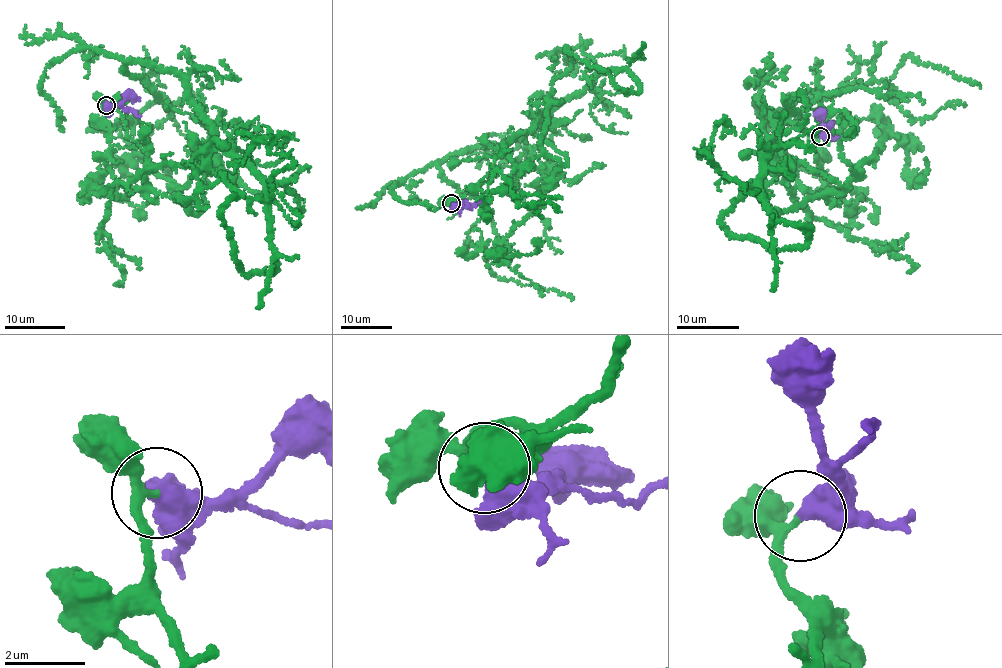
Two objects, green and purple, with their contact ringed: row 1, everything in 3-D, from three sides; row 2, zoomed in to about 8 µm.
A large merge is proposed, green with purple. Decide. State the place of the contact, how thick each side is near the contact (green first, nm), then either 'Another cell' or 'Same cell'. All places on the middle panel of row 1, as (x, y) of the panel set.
Place: (451, 203). Thickness 170 nm (green) against 600 nm. Same cell

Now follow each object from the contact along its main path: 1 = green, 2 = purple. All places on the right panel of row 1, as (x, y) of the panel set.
1: (820, 137), (840, 200), (838, 139), (754, 104), (881, 81), (894, 103), (906, 56), (980, 87)
2: (820, 137), (830, 125)

